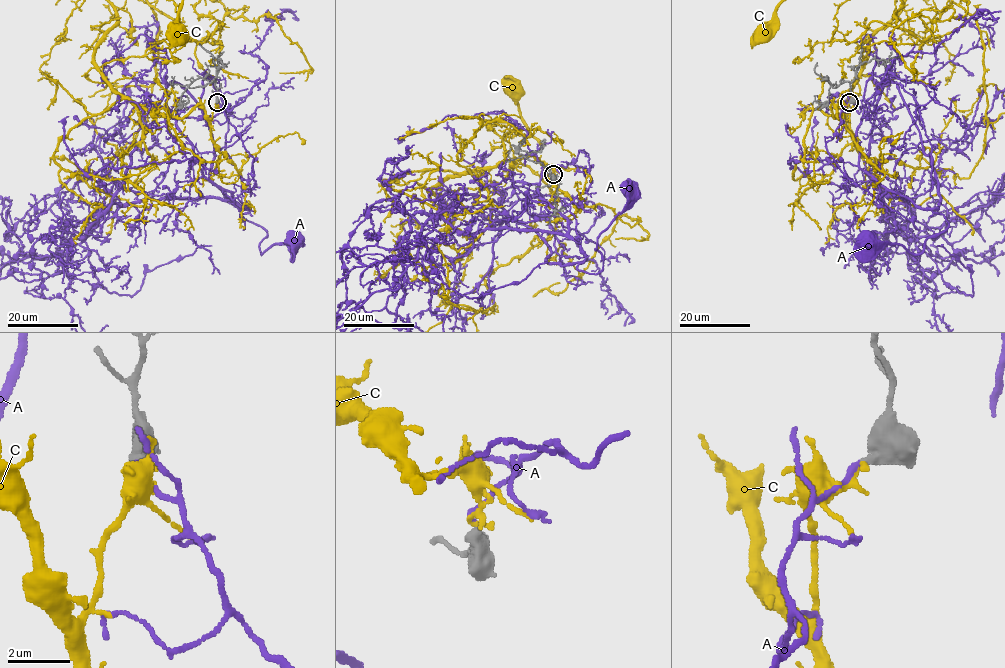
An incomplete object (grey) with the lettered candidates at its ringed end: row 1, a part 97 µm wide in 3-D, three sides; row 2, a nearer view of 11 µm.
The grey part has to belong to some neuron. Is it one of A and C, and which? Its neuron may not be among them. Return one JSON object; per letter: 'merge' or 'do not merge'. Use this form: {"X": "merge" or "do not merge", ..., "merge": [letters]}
{"A": "merge", "C": "do not merge", "merge": ["A"]}

